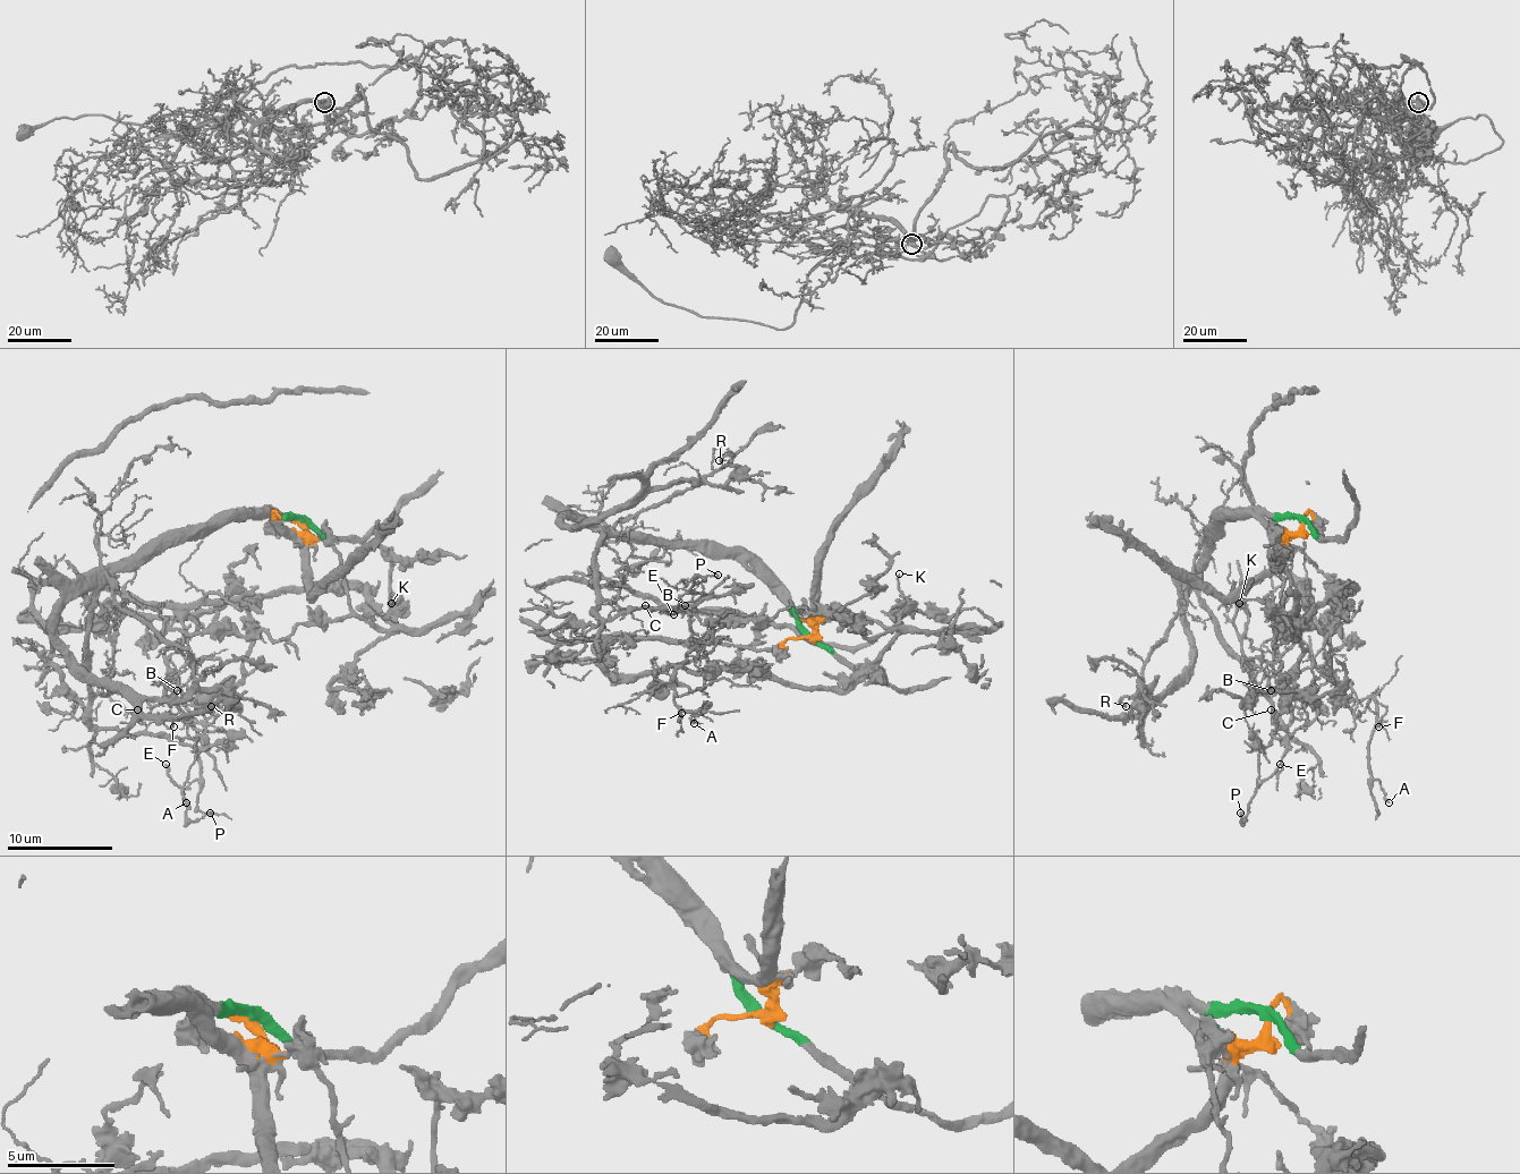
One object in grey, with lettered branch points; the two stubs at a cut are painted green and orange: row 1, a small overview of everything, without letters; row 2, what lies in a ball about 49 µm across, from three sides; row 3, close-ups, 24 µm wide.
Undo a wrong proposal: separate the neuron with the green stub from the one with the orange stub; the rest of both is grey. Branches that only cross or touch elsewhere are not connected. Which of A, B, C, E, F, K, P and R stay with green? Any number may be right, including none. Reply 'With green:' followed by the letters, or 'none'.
With green: C, E, P, R

